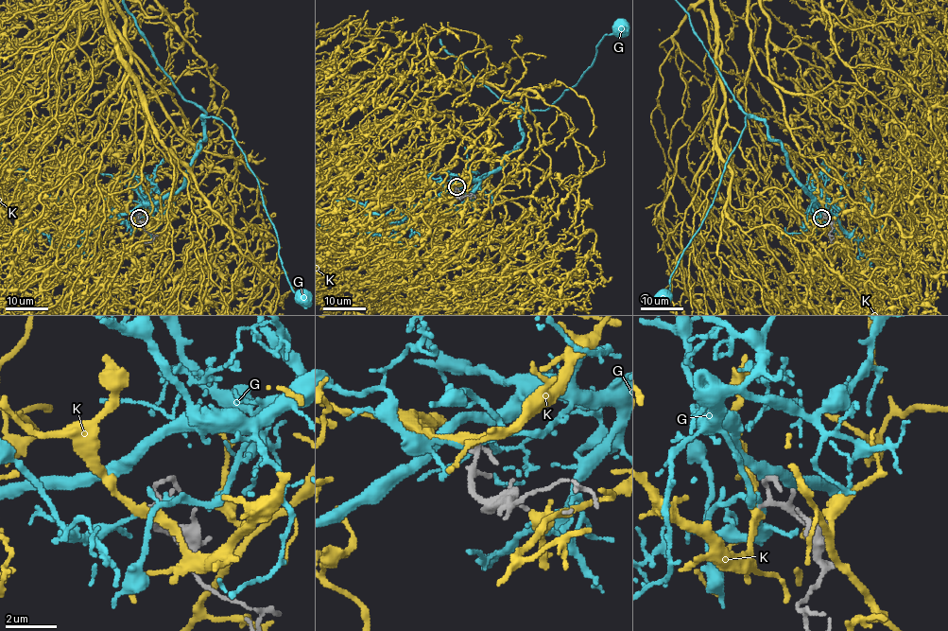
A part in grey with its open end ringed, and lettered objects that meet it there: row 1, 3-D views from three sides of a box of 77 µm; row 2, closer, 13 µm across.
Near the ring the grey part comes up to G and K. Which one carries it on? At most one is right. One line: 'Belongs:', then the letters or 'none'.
Belongs: none

